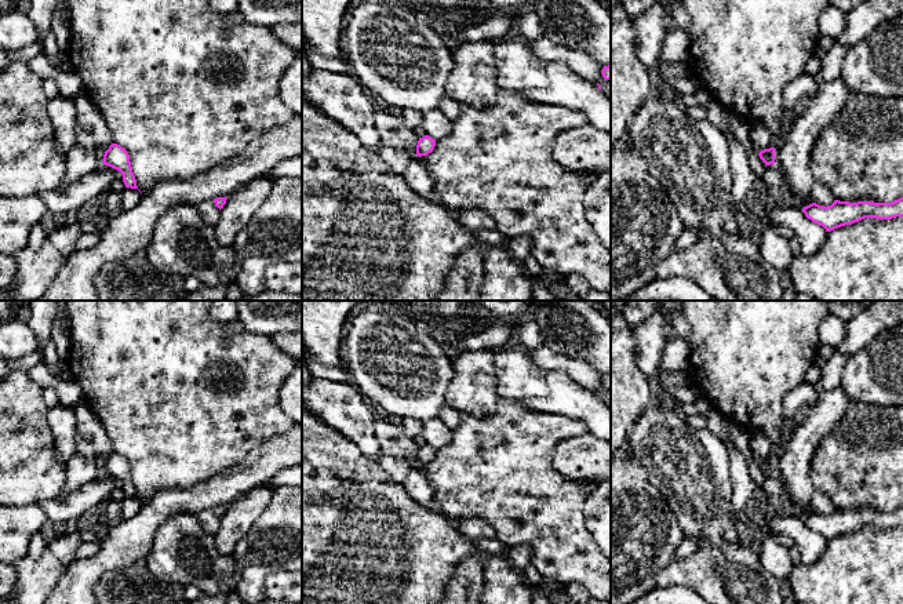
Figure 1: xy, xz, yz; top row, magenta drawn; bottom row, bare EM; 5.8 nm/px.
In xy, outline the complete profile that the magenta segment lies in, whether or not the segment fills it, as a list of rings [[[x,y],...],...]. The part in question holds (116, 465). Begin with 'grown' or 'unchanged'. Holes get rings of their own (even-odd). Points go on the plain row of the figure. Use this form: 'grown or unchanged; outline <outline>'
unchanged; outline [[[112,452],[103,463],[103,473],[123,483],[123,491],[125,496],[138,498],[130,470],[130,463],[124,456],[117,452]]]

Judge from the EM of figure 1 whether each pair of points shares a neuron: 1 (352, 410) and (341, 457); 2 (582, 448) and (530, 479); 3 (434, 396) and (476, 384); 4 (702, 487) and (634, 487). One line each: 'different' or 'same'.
1: different
2: different
3: different
4: different

